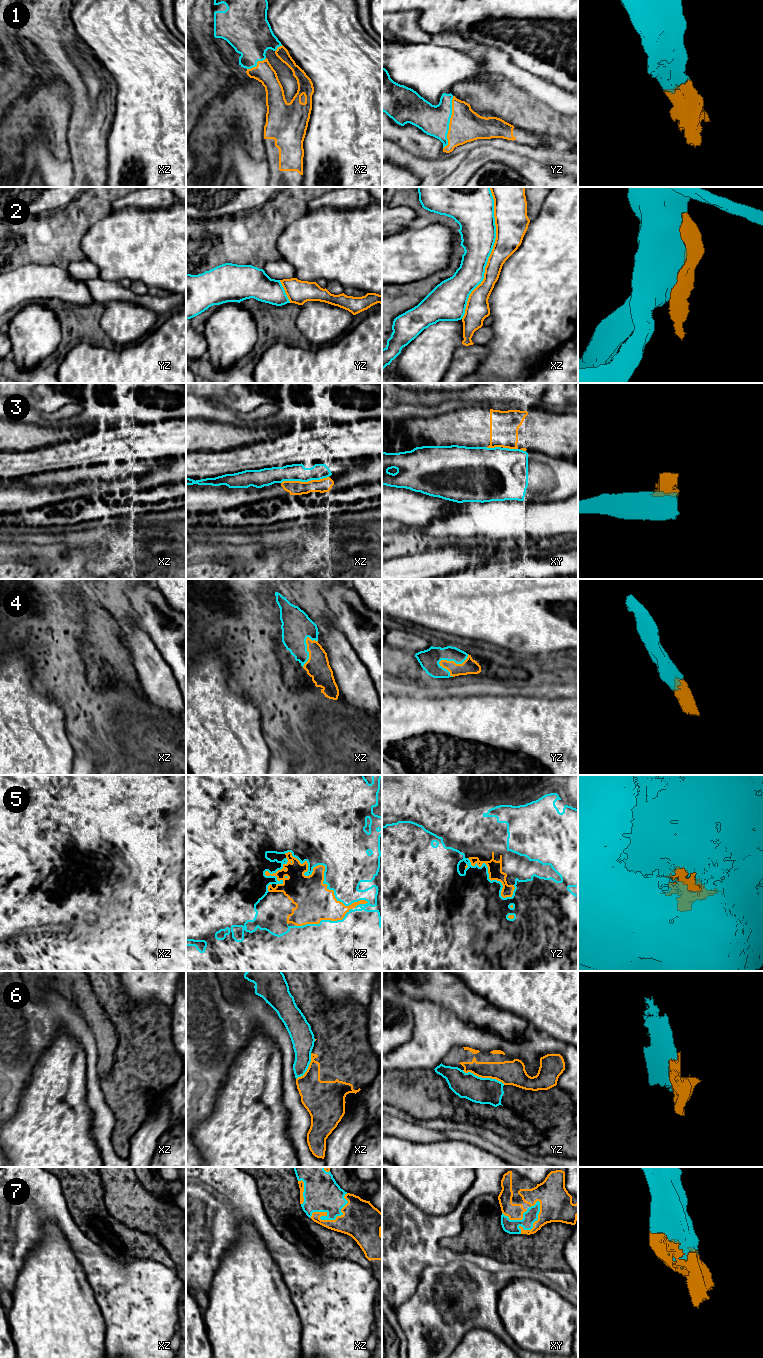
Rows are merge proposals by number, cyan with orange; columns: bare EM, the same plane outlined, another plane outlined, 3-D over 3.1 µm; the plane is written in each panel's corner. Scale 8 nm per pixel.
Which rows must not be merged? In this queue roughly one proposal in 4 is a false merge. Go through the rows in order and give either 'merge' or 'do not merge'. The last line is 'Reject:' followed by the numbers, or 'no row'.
1: merge
2: merge
3: do not merge
4: merge
5: merge
6: do not merge
7: merge
Reject: 3, 6

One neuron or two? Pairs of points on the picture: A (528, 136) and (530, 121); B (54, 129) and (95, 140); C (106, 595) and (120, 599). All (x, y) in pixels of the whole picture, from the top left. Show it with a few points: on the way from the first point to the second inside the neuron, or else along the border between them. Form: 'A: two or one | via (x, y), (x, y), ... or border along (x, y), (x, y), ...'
A: two | border along (514, 126), (534, 131), (541, 135)
B: two | border along (70, 113), (70, 123), (68, 126), (69, 155)
C: one | via (109, 595), (114, 595), (117, 598)

